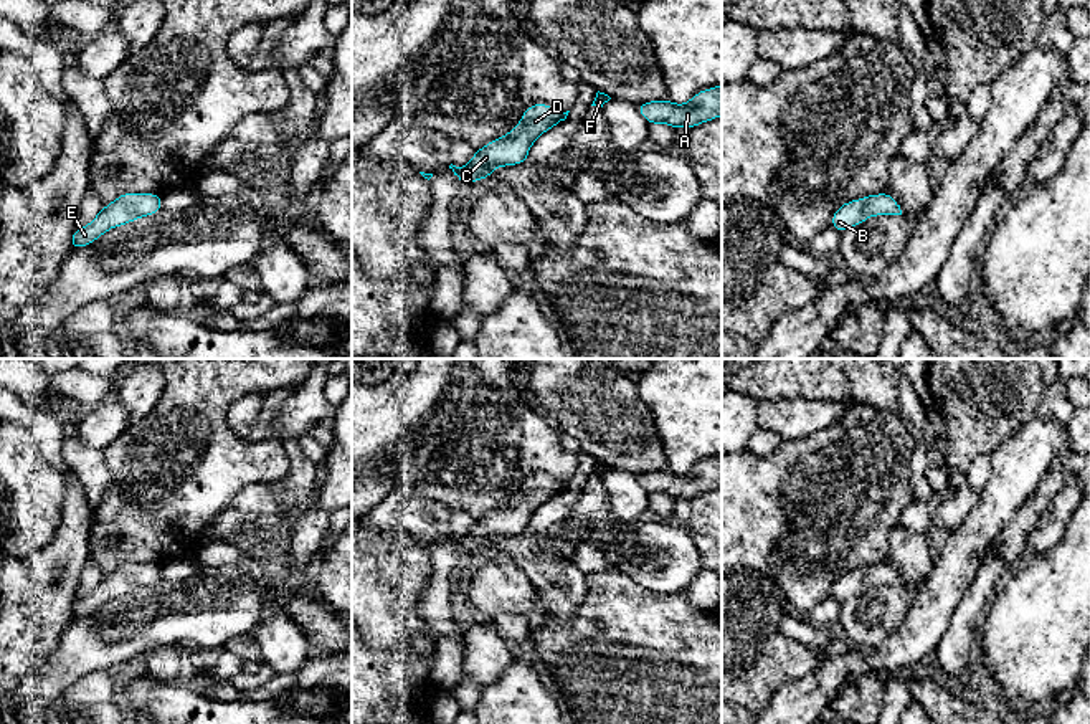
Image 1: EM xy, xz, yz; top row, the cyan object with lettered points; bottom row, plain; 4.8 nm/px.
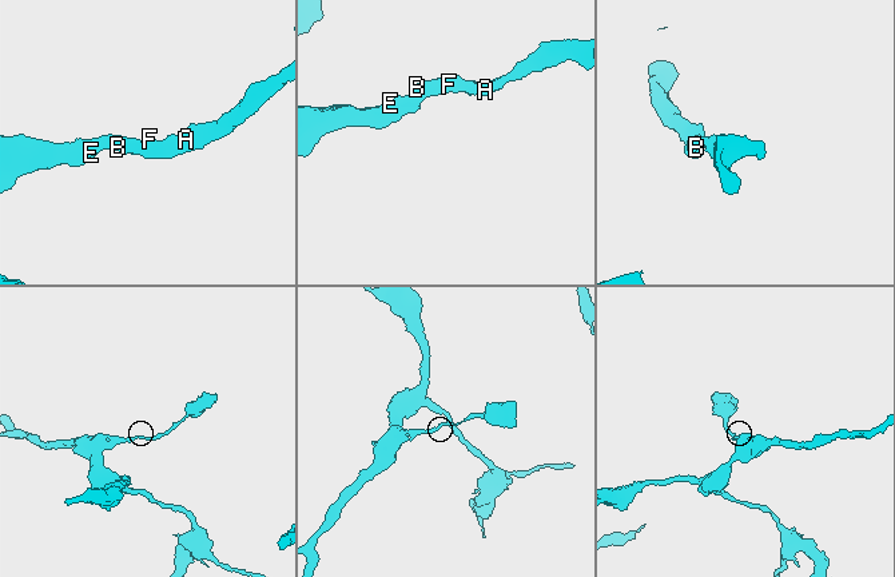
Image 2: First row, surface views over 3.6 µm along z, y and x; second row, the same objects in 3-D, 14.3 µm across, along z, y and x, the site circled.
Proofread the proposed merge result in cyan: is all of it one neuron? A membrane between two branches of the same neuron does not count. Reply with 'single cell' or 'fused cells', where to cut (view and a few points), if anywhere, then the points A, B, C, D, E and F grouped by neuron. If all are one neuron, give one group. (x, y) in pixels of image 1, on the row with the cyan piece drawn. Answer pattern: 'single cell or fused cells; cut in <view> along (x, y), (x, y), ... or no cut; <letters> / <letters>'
single cell; no cut; A B C D E F

